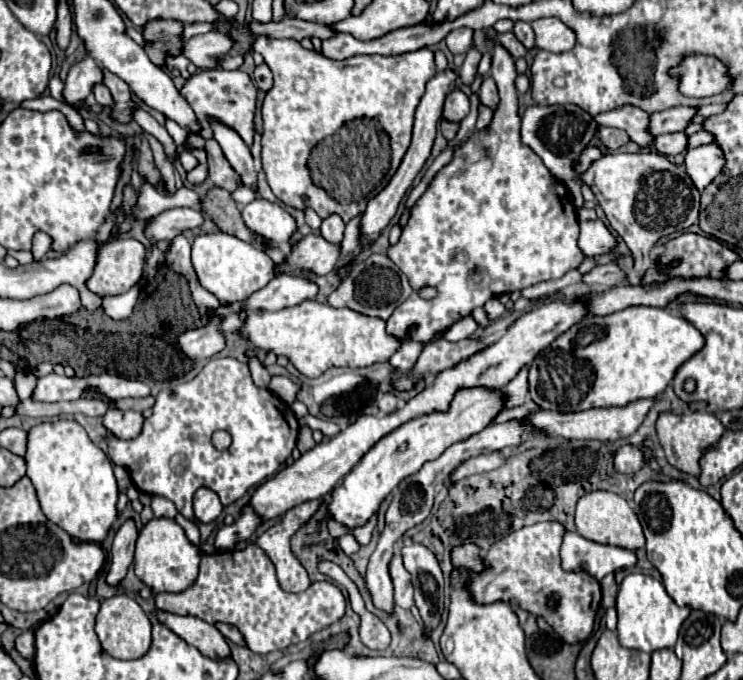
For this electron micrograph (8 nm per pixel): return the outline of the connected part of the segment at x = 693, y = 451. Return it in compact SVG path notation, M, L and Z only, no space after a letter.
M662 411L656 421L656 435L658 435L658 441L664 449L664 453L666 453L668 463L672 467L676 467L678 471L688 473L692 477L700 475L698 459L702 457L706 447L714 445L722 437L722 433L724 433L722 421L716 415L706 413L706 411L686 411L686 417L672 413L672 411Z

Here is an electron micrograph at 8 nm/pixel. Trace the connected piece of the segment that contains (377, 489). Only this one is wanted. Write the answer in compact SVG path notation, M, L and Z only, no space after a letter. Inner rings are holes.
M472 387L466 391L458 391L458 395L452 399L450 411L446 413L430 413L422 415L418 419L412 419L404 423L402 427L394 429L390 435L380 439L364 457L362 461L340 481L340 485L332 491L332 501L326 507L326 519L334 519L342 523L348 529L360 527L368 523L368 519L378 511L380 503L386 499L386 495L398 487L402 479L418 471L422 463L434 461L450 443L458 443L462 439L468 439L470 435L486 429L490 421L498 415L498 411L504 409L504 401L500 393L486 391L482 387ZM406 445L402 451L400 447Z

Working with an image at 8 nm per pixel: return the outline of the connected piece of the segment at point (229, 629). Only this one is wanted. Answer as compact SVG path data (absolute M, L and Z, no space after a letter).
M218 623L216 627L218 627L218 629L220 629L220 633L222 633L226 639L230 639L232 643L246 647L246 641L244 641L242 633L240 633L236 627L232 627L232 625L224 625L224 623Z

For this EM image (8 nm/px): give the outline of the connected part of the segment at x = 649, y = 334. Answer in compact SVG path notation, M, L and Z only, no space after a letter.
M628 307L610 315L594 315L562 333L552 345L542 349L528 367L528 393L532 401L548 411L572 413L592 407L624 407L638 399L652 399L666 389L676 369L702 349L704 337L686 319L660 307Z

